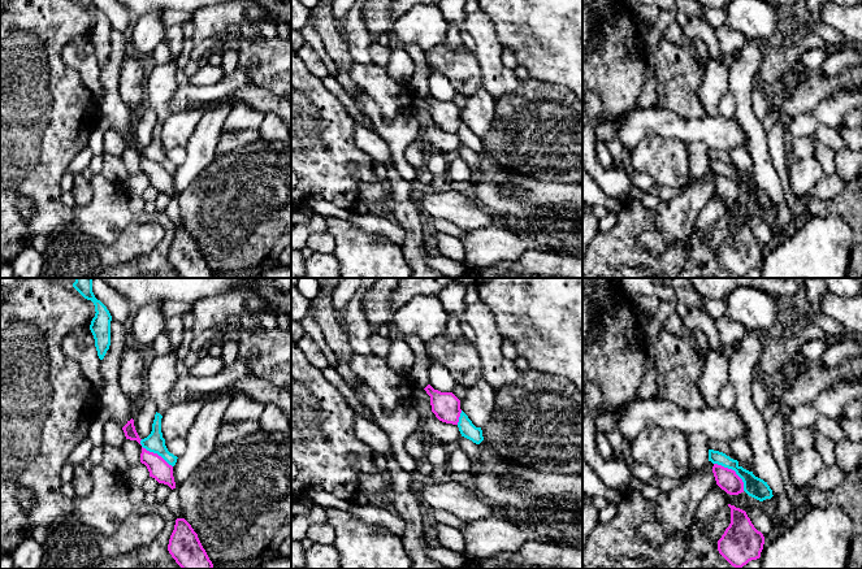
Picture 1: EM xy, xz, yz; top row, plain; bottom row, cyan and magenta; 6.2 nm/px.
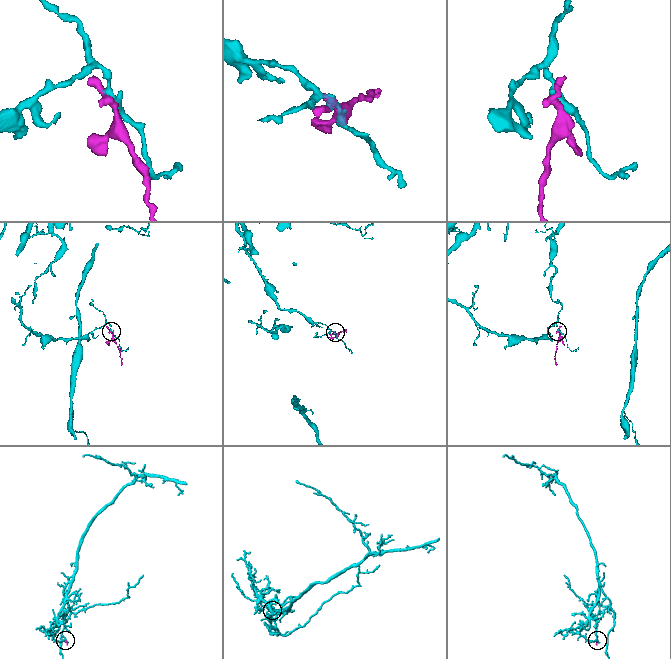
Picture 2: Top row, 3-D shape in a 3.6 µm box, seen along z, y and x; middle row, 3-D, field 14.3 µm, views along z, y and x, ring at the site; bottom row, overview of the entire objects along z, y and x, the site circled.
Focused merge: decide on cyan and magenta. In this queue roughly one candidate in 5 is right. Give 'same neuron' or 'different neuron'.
different neuron

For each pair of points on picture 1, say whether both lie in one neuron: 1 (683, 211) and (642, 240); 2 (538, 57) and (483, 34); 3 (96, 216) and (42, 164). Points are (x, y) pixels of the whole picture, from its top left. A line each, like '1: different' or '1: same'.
1: same
2: different
3: different

